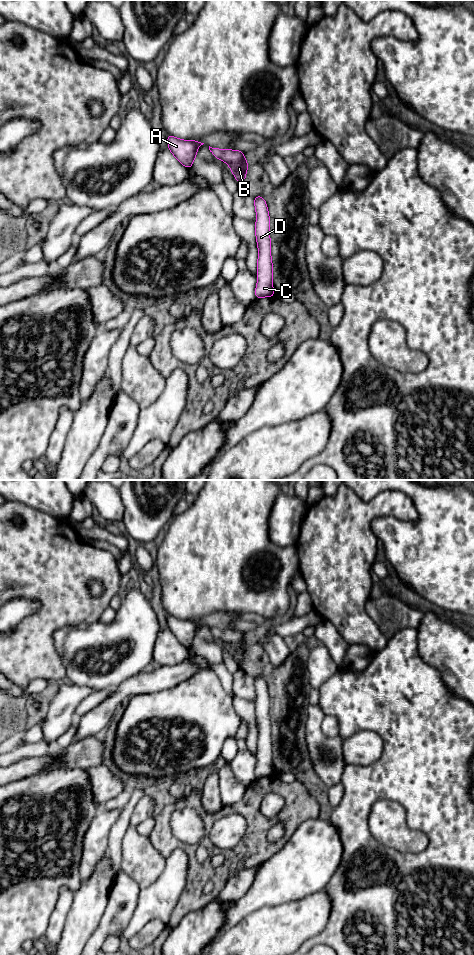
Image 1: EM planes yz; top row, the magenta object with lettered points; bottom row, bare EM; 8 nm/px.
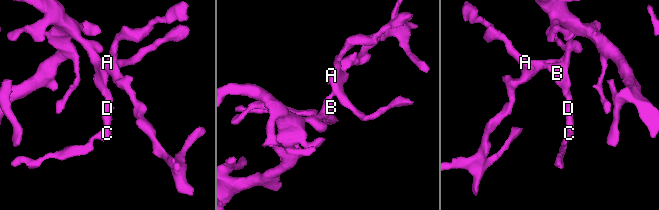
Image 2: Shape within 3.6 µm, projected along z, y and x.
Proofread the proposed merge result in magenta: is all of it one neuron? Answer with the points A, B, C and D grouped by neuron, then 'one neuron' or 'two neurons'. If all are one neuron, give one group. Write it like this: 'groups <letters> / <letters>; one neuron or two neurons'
groups A B C D; one neuron

